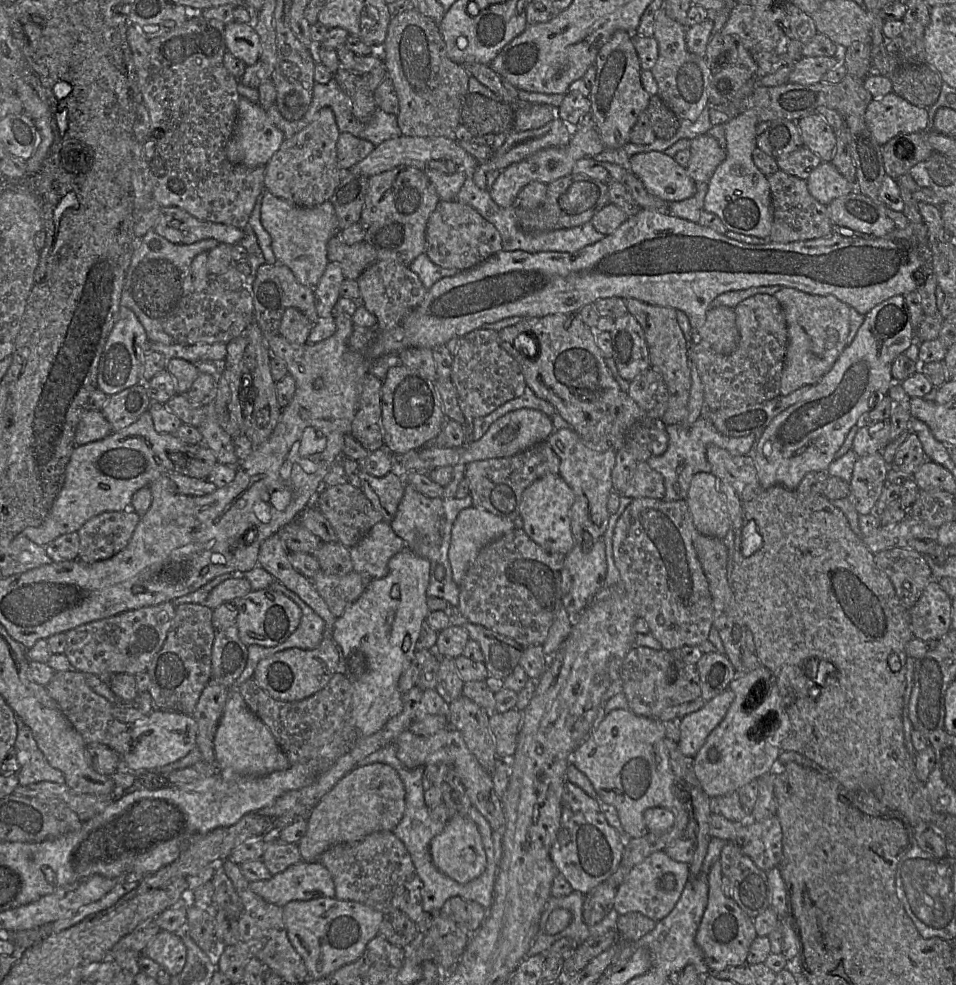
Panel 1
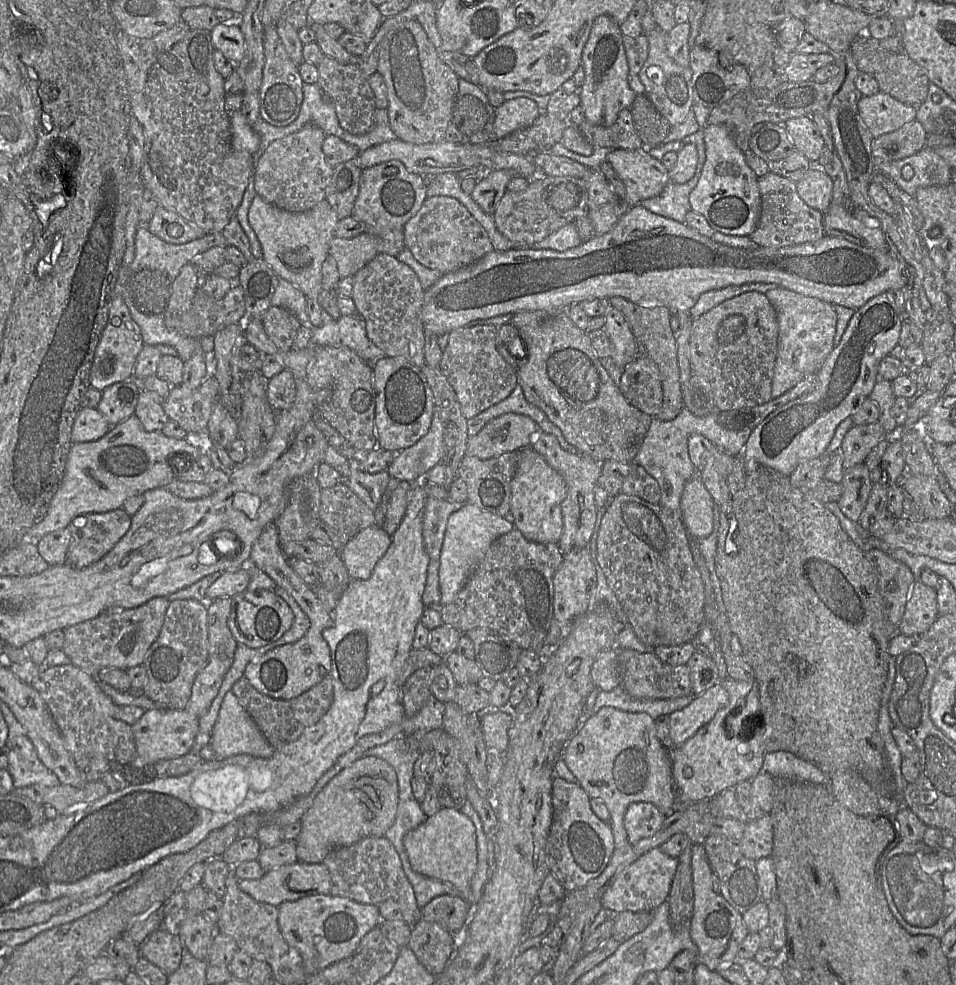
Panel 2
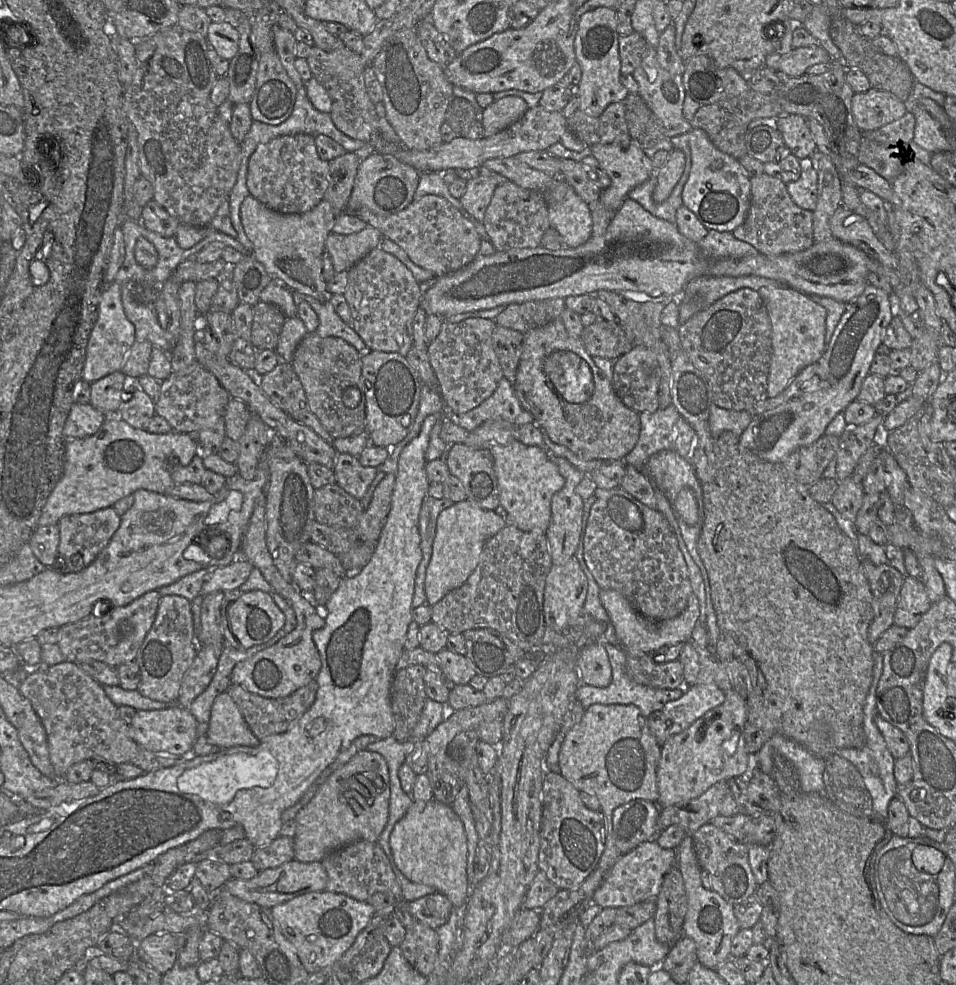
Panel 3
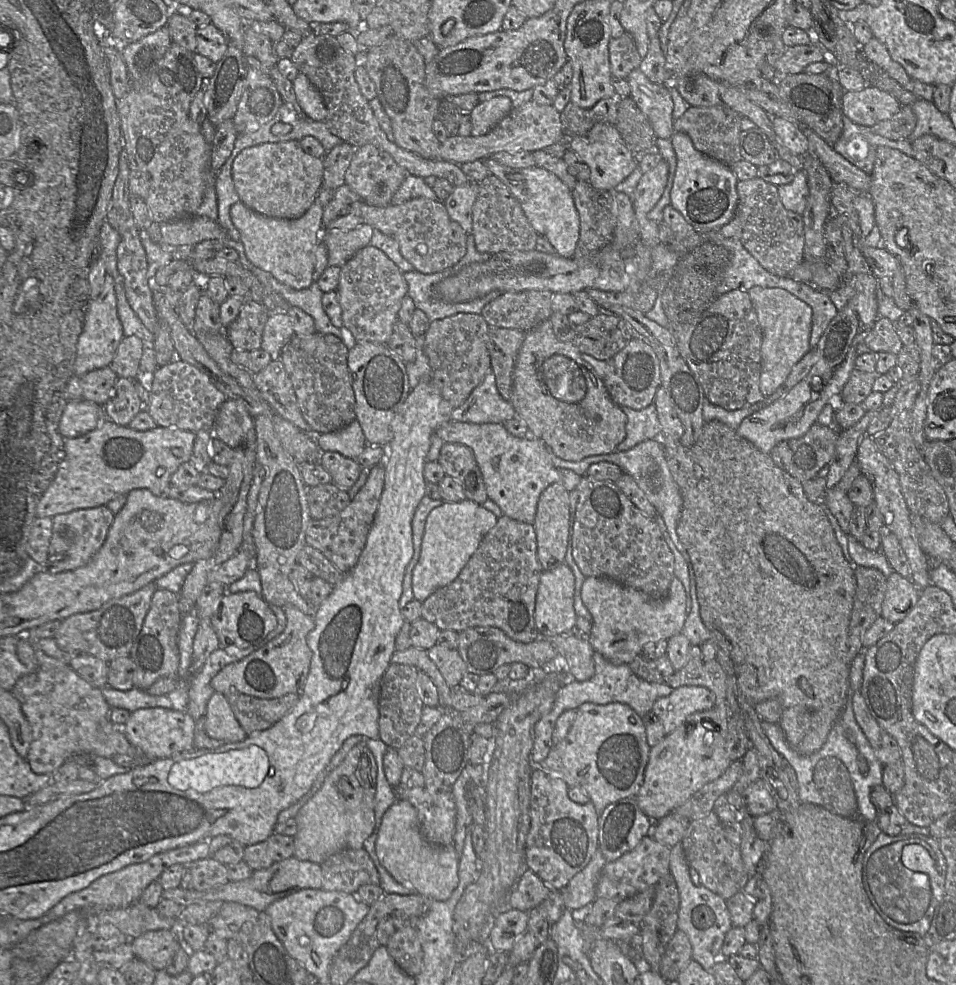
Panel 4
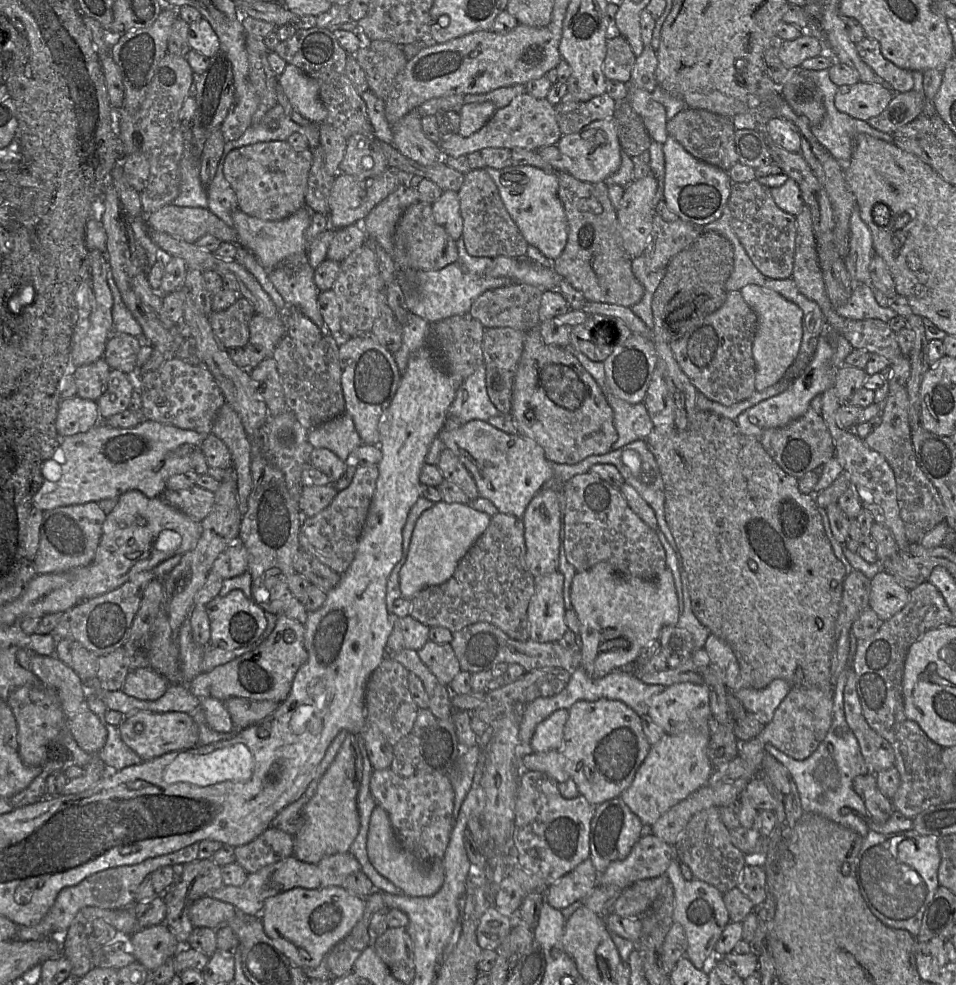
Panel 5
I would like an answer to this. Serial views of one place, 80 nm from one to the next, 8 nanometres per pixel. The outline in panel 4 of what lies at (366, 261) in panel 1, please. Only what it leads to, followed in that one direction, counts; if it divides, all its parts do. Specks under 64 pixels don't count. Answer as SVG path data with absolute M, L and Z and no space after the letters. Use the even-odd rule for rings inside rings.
M363 224L348 231L324 231L322 241L327 247L330 266L341 267L365 246L370 245L374 228Z

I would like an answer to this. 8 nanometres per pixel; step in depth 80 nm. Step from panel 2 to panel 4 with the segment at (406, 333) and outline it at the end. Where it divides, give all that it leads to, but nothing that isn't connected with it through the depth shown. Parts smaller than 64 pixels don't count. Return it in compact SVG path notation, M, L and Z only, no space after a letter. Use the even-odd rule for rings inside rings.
M372 245L359 250L340 269L336 293L342 308L343 327L349 329L357 341L386 344L394 324L399 320L398 313L402 299L408 294L408 284L404 278L404 272L383 251Z

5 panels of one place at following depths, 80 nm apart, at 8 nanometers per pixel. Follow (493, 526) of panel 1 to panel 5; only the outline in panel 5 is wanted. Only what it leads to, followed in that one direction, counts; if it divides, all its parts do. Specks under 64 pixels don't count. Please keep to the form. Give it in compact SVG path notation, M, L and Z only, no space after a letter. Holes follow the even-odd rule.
M435 503L418 518L413 529L405 562L399 571L402 598L411 599L424 588L442 584L454 574L460 560L484 533L491 516L469 504Z

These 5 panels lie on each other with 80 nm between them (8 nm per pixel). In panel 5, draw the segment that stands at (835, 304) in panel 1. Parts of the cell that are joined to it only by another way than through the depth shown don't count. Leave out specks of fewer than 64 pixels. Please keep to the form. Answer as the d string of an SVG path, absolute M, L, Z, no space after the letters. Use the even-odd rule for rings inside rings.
M747 284L740 292L757 315L752 352L756 365L755 386L761 391L780 381L796 359L803 337L803 311L778 292L756 284Z

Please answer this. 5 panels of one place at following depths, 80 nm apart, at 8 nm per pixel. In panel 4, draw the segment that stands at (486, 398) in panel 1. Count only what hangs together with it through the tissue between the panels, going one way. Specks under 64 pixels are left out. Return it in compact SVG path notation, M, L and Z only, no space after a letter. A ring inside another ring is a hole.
M458 313L430 321L424 334L423 350L429 360L432 380L453 408L463 405L486 375L492 373L488 351L489 328L481 314Z

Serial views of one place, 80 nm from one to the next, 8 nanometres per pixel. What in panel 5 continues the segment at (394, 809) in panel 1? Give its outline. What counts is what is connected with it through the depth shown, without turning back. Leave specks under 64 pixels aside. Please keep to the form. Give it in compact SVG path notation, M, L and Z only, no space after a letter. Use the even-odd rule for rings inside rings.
M348 734L337 756L319 782L315 795L302 809L303 826L294 836L293 855L301 861L317 864L326 856L348 852L360 827L357 795L362 778L370 778L374 769L364 742Z

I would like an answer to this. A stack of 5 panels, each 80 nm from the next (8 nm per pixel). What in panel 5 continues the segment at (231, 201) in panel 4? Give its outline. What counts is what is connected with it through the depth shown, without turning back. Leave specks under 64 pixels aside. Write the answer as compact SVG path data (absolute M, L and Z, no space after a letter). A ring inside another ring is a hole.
M223 159L220 160L216 174L206 184L208 207L207 209L222 220L229 228L234 229L232 210L237 207L237 197L223 174Z

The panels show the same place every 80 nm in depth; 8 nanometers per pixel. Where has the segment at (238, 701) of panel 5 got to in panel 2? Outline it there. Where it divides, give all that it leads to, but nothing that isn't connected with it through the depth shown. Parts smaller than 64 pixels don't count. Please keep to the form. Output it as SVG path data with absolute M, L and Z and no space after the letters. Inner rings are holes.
M329 675L308 691L290 700L275 699L262 694L244 677L234 683L231 692L237 696L240 704L274 748L297 740L306 728L316 724L327 713L334 698L333 683Z

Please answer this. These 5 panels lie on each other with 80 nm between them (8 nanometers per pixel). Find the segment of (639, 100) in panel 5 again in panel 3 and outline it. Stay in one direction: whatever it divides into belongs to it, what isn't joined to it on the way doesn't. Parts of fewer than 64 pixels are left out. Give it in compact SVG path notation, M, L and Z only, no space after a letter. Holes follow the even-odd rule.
M648 47L646 56L632 76L639 86L638 95L641 96L650 110L661 121L665 130L678 126L684 119L683 103L686 98L682 75L674 75L663 69L658 63L656 48Z

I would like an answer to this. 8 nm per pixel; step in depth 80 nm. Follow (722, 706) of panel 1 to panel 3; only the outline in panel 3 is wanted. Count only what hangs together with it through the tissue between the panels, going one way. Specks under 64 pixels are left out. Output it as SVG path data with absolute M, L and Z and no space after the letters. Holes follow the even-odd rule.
M714 684L686 686L683 695L669 701L662 709L670 736L687 729L709 710L721 705L726 693Z

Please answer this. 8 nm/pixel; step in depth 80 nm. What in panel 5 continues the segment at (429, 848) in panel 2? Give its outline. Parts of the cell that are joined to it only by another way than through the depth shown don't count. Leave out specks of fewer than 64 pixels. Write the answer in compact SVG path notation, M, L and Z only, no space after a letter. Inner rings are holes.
M377 807L373 810L367 834L367 855L372 866L396 887L403 895L410 897L429 897L436 894L445 880L442 860L422 862L398 842L389 816L385 810Z

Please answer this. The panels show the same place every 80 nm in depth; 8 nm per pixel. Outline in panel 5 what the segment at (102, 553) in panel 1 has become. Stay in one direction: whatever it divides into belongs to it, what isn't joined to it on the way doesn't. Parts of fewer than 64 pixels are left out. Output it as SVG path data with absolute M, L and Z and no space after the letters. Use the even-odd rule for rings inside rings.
M97 502L42 511L39 545L32 561L37 575L62 573L89 565L99 545L106 516Z

